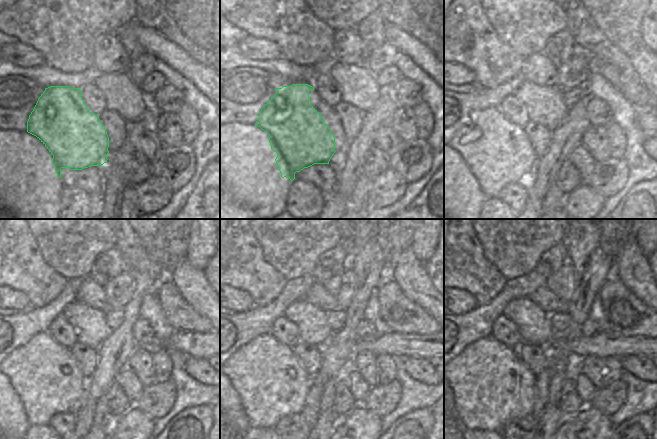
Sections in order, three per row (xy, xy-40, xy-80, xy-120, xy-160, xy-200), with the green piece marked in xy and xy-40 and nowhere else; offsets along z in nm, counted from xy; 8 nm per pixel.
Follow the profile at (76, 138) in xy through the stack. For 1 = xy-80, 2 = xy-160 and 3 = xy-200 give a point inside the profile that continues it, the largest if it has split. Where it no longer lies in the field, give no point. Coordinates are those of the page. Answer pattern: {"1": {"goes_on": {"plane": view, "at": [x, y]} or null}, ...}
{"1": {"goes_on": {"plane": "xy-80", "at": [497, 152]}}, "2": {"goes_on": {"plane": "xy-160", "at": [271, 382]}}, "3": {"goes_on": {"plane": "xy-200", "at": [491, 387]}}}

